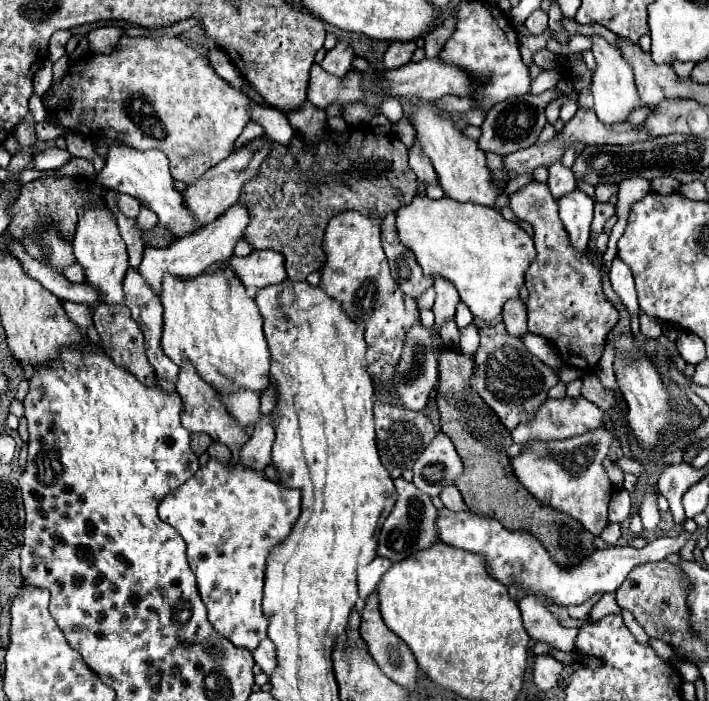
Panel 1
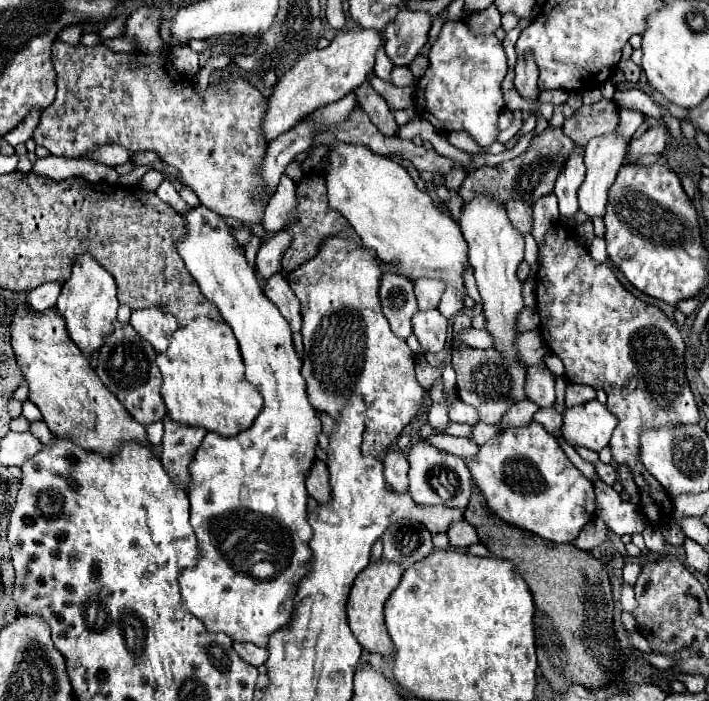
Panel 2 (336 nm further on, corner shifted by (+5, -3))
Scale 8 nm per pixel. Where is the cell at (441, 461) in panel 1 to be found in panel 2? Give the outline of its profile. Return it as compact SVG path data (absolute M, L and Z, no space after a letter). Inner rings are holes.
M419 441L411 447L409 455L409 493L419 505L443 505L443 507L461 507L465 509L471 497L471 473L465 461L457 455L445 453L429 445L427 441Z

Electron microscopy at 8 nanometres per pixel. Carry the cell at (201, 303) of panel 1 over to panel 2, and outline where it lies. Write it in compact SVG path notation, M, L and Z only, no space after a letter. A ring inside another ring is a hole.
M201 317L177 329L171 335L169 349L157 355L157 367L163 377L161 397L167 405L167 415L179 425L203 427L229 437L249 429L263 407L261 393L245 381L237 339L225 321Z

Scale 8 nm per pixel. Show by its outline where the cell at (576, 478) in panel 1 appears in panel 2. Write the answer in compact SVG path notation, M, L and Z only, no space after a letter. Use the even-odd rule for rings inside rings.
M535 421L519 429L505 429L497 433L493 439L479 447L479 453L467 465L493 515L519 529L527 529L547 541L571 543L577 539L585 523L596 517L595 492L591 481L583 477L583 473L565 457L557 439Z

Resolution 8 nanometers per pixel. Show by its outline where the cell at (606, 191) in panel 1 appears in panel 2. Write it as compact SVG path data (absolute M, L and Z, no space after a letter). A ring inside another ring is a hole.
M653 123L641 137L631 139L631 153L661 153L667 147L669 131L663 123Z

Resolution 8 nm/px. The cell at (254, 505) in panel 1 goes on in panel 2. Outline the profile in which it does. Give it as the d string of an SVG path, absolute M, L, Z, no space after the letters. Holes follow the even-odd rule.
M203 205L185 215L185 227L187 237L177 243L177 251L199 283L201 293L217 305L225 323L233 329L245 363L245 379L263 393L263 409L253 425L235 437L207 433L189 465L191 477L187 495L191 501L191 525L199 545L199 563L195 569L181 571L179 587L185 611L203 619L211 633L223 631L233 641L249 641L267 647L269 635L289 625L295 591L311 567L313 553L309 549L309 539L313 531L307 523L309 495L305 479L317 459L315 447L317 435L321 433L321 421L307 399L305 379L301 377L301 357L293 347L291 327L279 309L265 297L255 277L255 269L245 259L243 247L231 235L231 227Z

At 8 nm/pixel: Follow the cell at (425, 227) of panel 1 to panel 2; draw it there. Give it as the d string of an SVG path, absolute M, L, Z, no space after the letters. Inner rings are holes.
M339 141L329 147L327 159L325 185L329 207L337 209L349 221L363 245L373 251L379 261L399 261L401 271L409 279L433 277L445 281L447 289L439 311L447 319L457 315L463 309L463 269L467 263L467 243L459 225L445 215L425 191L419 191L409 173L393 159L377 155L363 145Z

